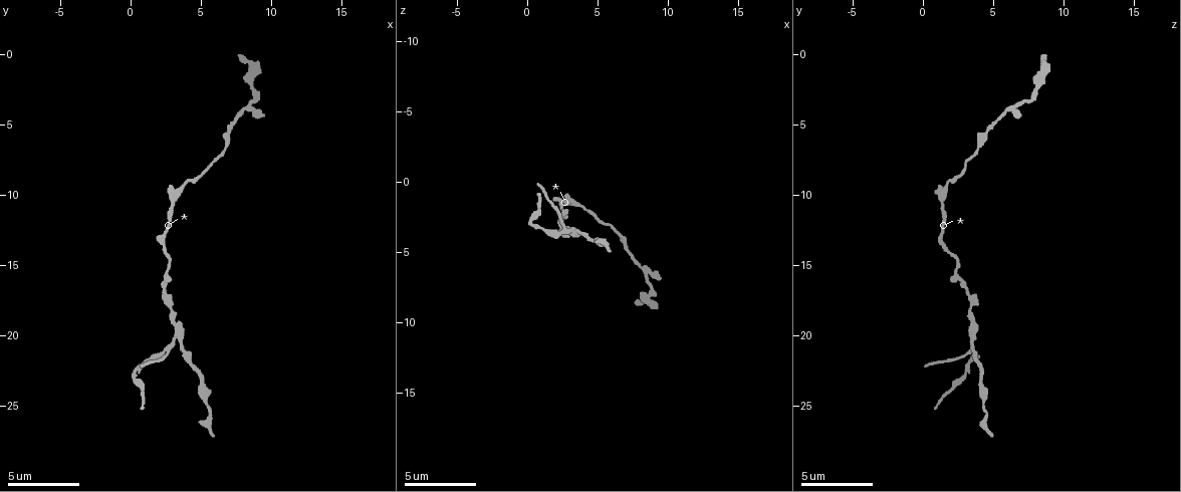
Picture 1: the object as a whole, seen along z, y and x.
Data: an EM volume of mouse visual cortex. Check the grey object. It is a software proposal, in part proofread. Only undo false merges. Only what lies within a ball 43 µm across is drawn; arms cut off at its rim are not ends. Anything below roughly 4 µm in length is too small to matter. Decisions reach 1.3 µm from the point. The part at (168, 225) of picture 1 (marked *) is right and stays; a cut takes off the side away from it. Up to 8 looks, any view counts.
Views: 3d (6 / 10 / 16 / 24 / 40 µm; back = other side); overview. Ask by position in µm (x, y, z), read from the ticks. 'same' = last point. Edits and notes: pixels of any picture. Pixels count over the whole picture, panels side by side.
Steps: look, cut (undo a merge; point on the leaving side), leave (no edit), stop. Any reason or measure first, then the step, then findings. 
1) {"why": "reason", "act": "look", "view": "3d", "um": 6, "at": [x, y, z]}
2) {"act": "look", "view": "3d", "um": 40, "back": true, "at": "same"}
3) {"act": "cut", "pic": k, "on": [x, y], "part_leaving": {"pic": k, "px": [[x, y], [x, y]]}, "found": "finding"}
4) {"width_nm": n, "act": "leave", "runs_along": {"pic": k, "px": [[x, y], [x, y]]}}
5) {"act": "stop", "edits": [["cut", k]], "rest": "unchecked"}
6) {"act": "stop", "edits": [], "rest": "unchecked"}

{"why": "thin neck", "act": "look", "view": "3d", "um": 6, "at": [7.0, 5.2, 4.8]}

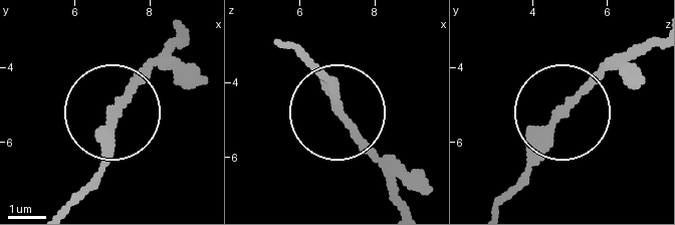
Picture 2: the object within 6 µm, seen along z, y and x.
{"why": "other side", "act": "look", "view": "3d", "um": 6, "back": true, "at": [7.20, 5.05, 4.90]}

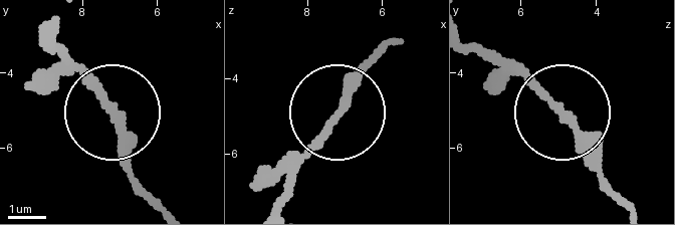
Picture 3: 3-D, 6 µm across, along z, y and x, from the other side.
{"width_nm": 180, "act": "leave", "runs_along": {"pic": 3, "px": [[157, 206], [134, 177], [119, 120], [54, 65]]}, "found": "one neuron here"}

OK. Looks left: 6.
{"why": "sudden change in width", "act": "look", "view": "3d", "um": 6, "at": [2.4, 16.2, 2.6]}

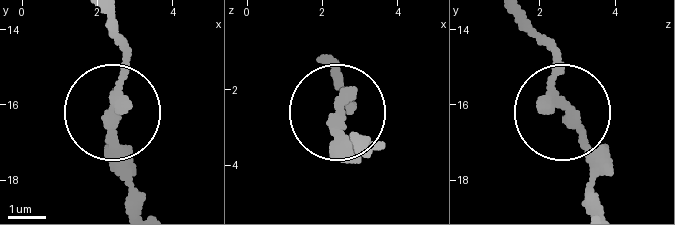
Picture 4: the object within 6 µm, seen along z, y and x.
{"act": "leave", "runs_along": {"pic": 4, "px": [[520, 18], [552, 56], [601, 207]]}, "found": "all the same neuron"}

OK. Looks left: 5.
{"act": "look", "view": "3d", "um": 10, "at": [3.2, 20.4, 3.6]}

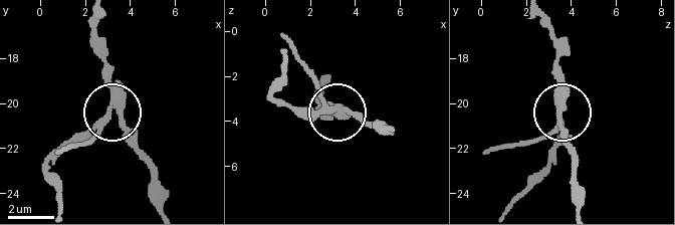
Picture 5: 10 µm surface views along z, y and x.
{"arms": 4, "act": "cut", "pic": 5, "on": [93, 127], "part_leaving": {"pic": 5, "px": [[113, 101], [106, 117], [71, 140], [50, 169], [58, 203]]}, "found": "a second neuron is stuck on"}

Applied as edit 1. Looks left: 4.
{"why": "redraw", "act": "look", "view": "overview"}

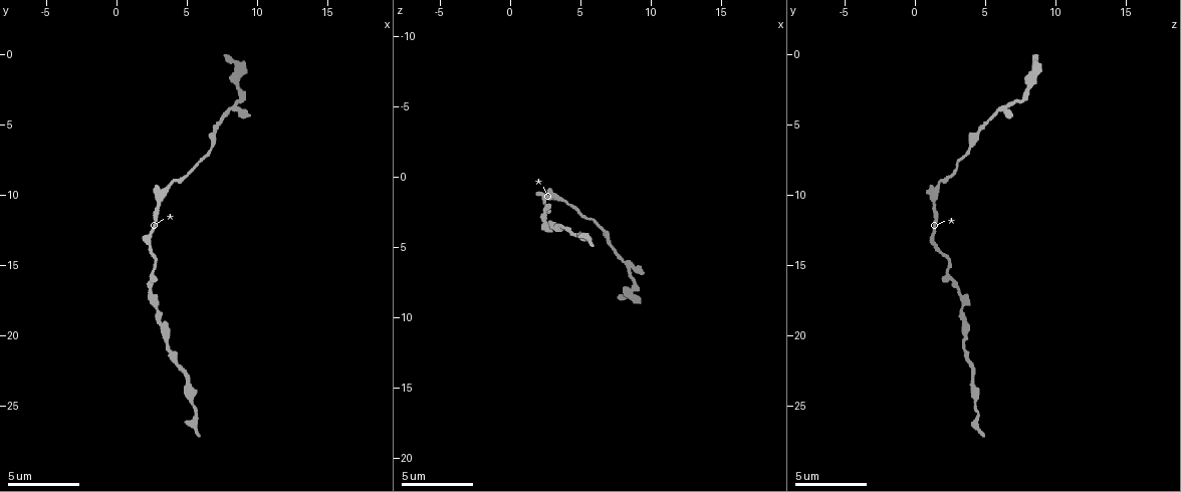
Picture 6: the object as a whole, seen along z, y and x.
{"why": "thin neck", "act": "look", "view": "3d", "um": 6, "at": [5.4, 24.8, 4.2]}

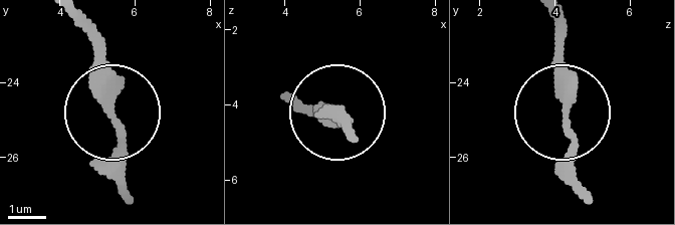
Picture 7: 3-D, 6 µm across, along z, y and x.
{"width_nm": 270, "act": "leave", "runs_along": {"pic": 7, "px": [[77, 22], [116, 118], [126, 201]]}, "found": "continuous, no second neuron"}

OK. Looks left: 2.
{"act": "stop", "edits": [["cut", 5]], "rest": "unchecked"}

